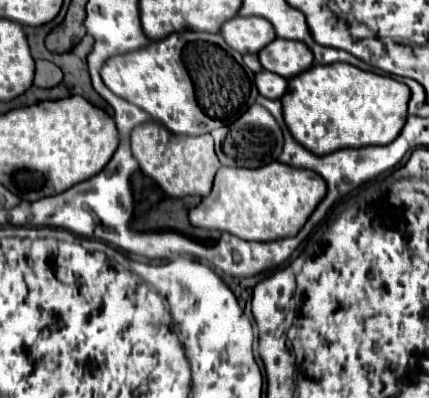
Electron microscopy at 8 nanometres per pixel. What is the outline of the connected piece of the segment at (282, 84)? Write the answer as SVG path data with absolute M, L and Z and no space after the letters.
M260 71L260 73L256 73L256 87L258 87L258 91L260 91L262 97L280 99L282 93L286 93L288 83L286 83L284 77L280 77L280 75L276 75L276 73Z

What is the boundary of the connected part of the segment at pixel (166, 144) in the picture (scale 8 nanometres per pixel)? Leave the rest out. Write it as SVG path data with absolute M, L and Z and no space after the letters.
M148 121L132 129L130 143L132 143L132 155L138 161L142 173L152 177L166 195L206 197L210 193L214 175L220 169L220 161L214 153L214 141L210 135L198 135L198 137L174 135L174 133L168 133L164 125L156 121Z

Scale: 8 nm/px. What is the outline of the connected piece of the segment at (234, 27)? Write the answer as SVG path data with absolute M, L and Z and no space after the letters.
M232 17L226 21L220 29L220 35L226 39L226 43L244 53L258 53L264 45L276 39L276 33L270 25L270 21L262 17Z

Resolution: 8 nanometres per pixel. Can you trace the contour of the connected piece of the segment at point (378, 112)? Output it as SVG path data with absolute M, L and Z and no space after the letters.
M348 63L314 65L290 79L290 89L282 97L284 121L292 137L314 155L328 155L346 147L368 147L392 143L404 123L410 89L372 71L362 71Z

